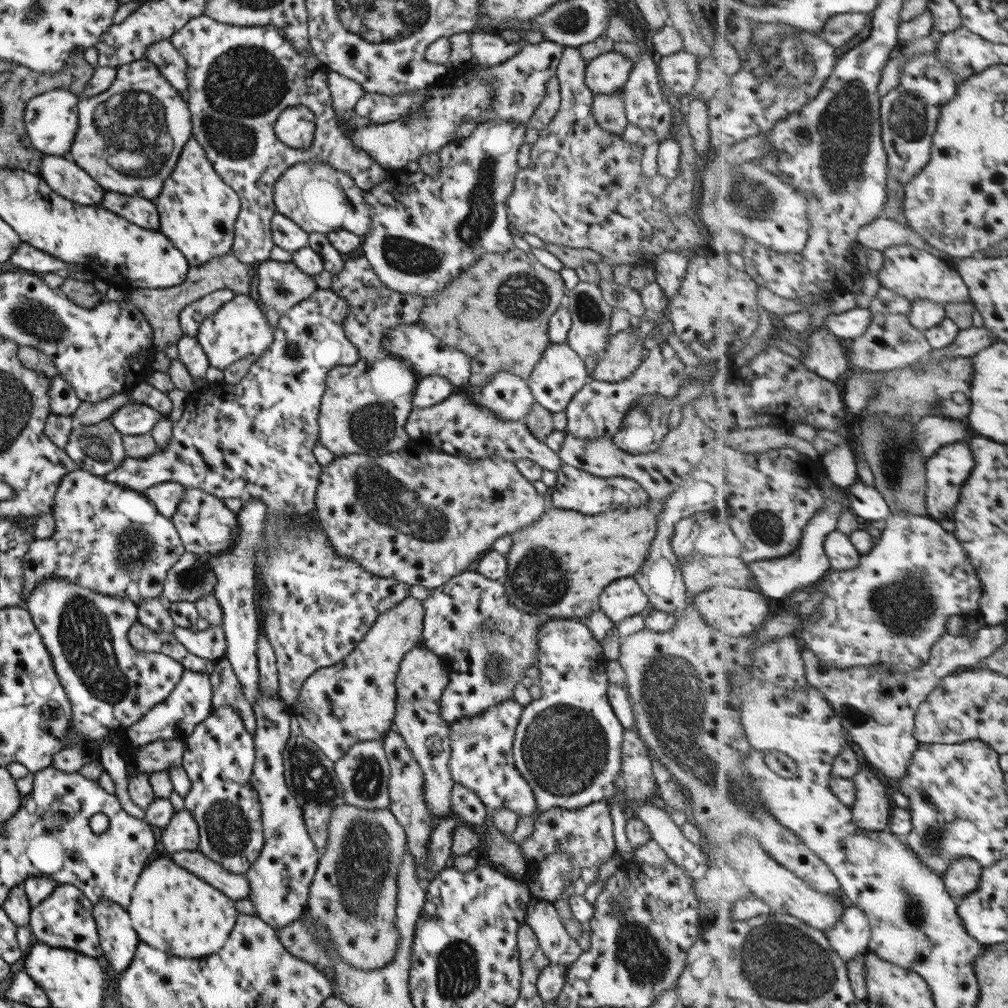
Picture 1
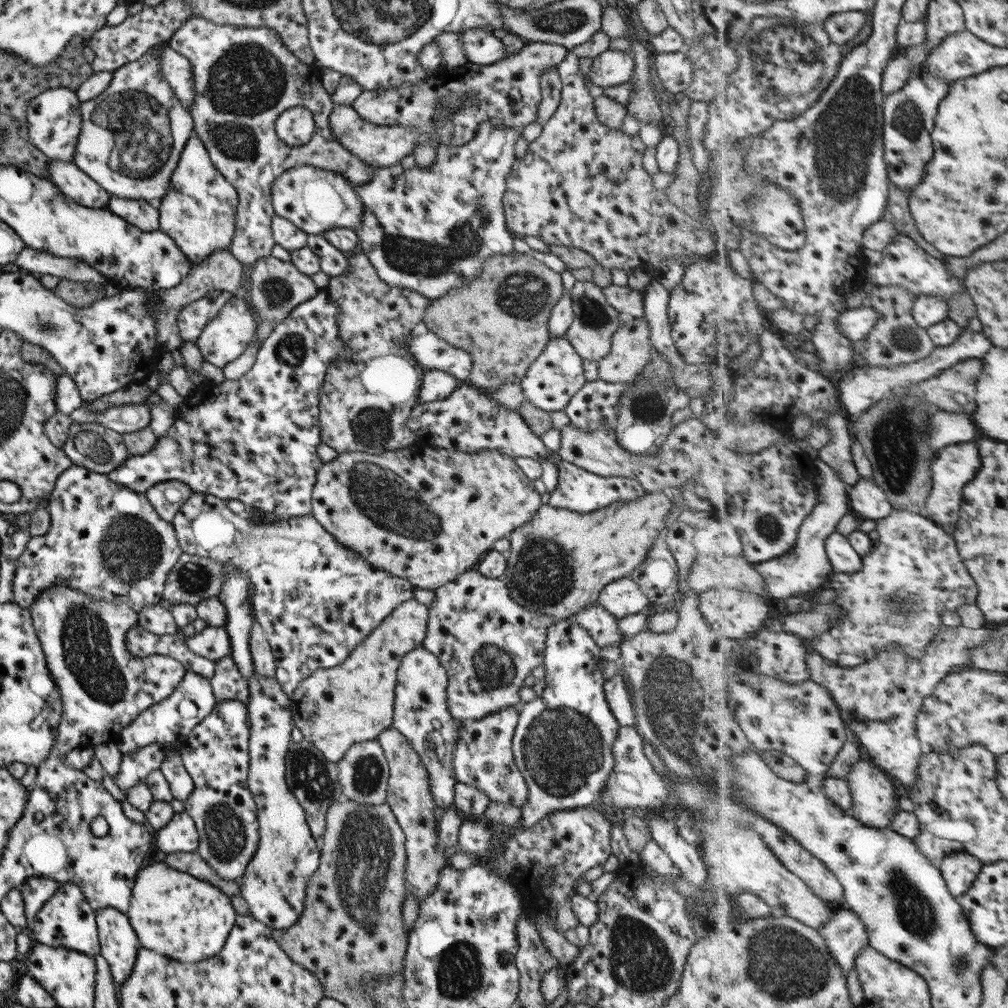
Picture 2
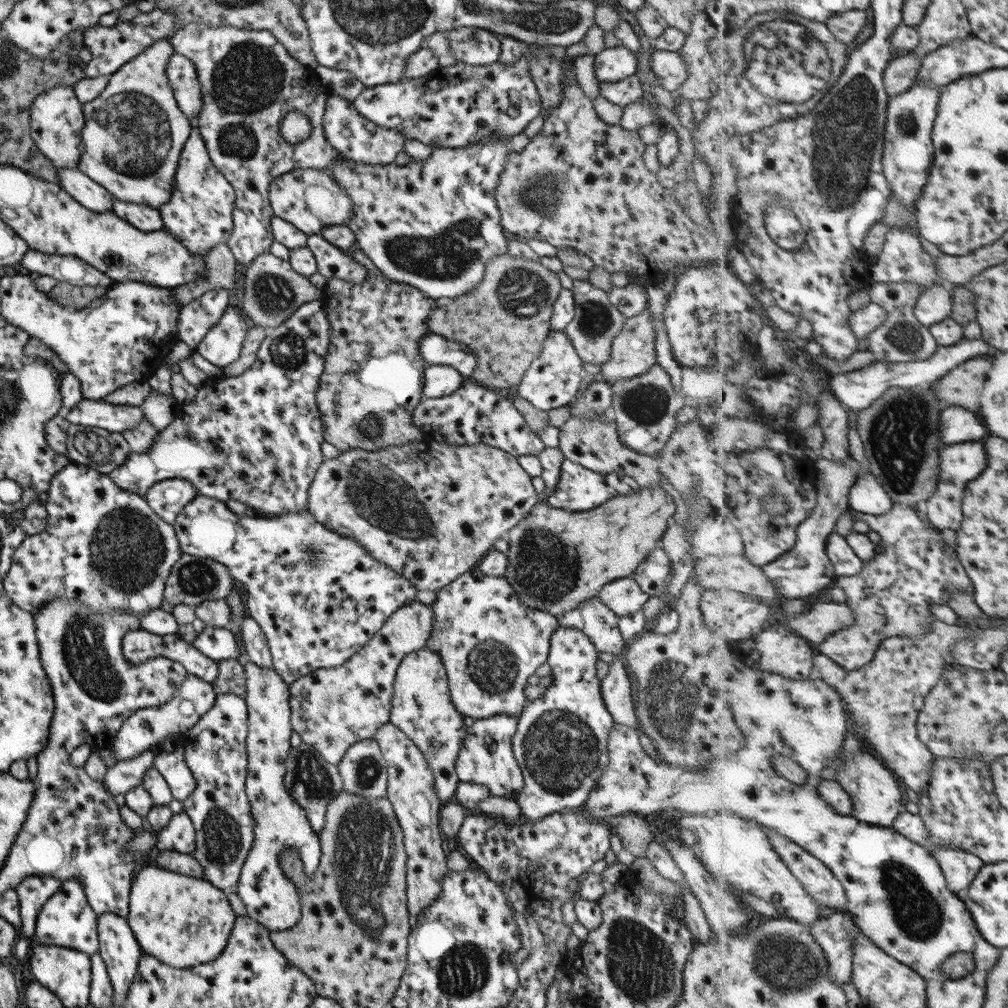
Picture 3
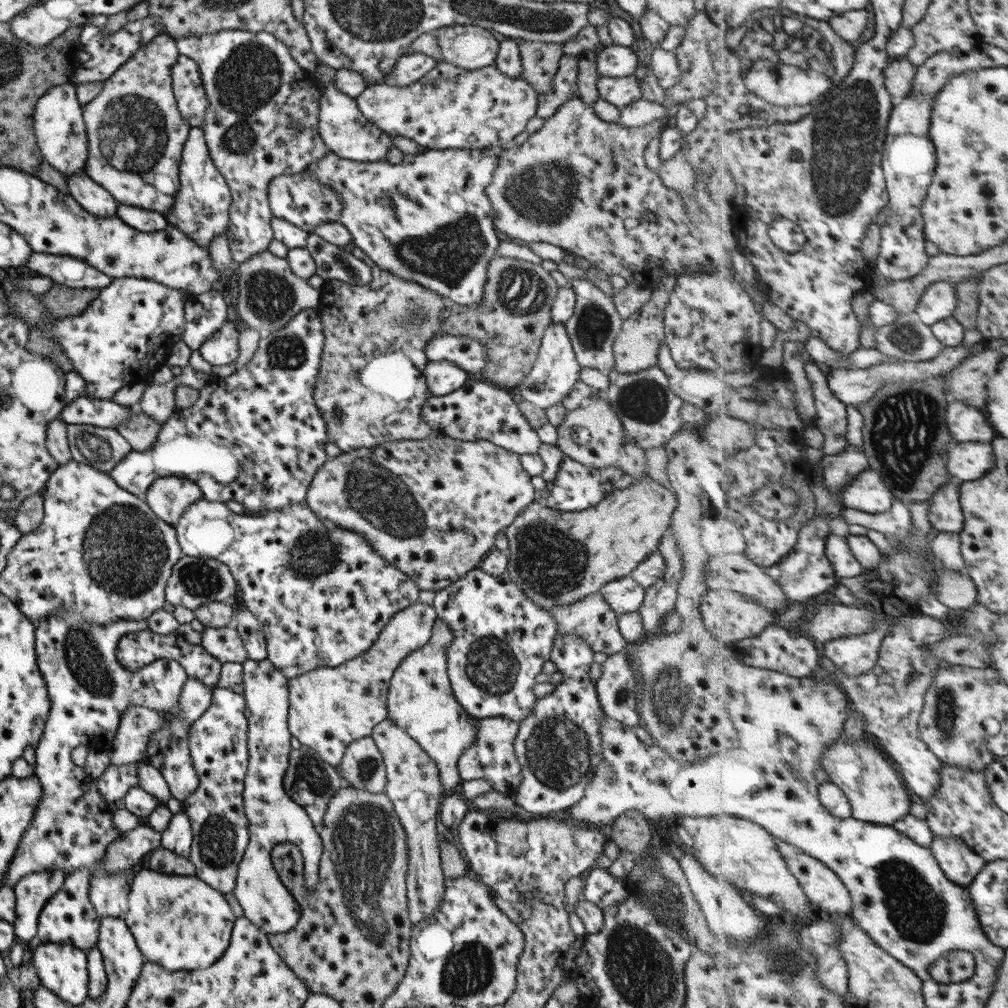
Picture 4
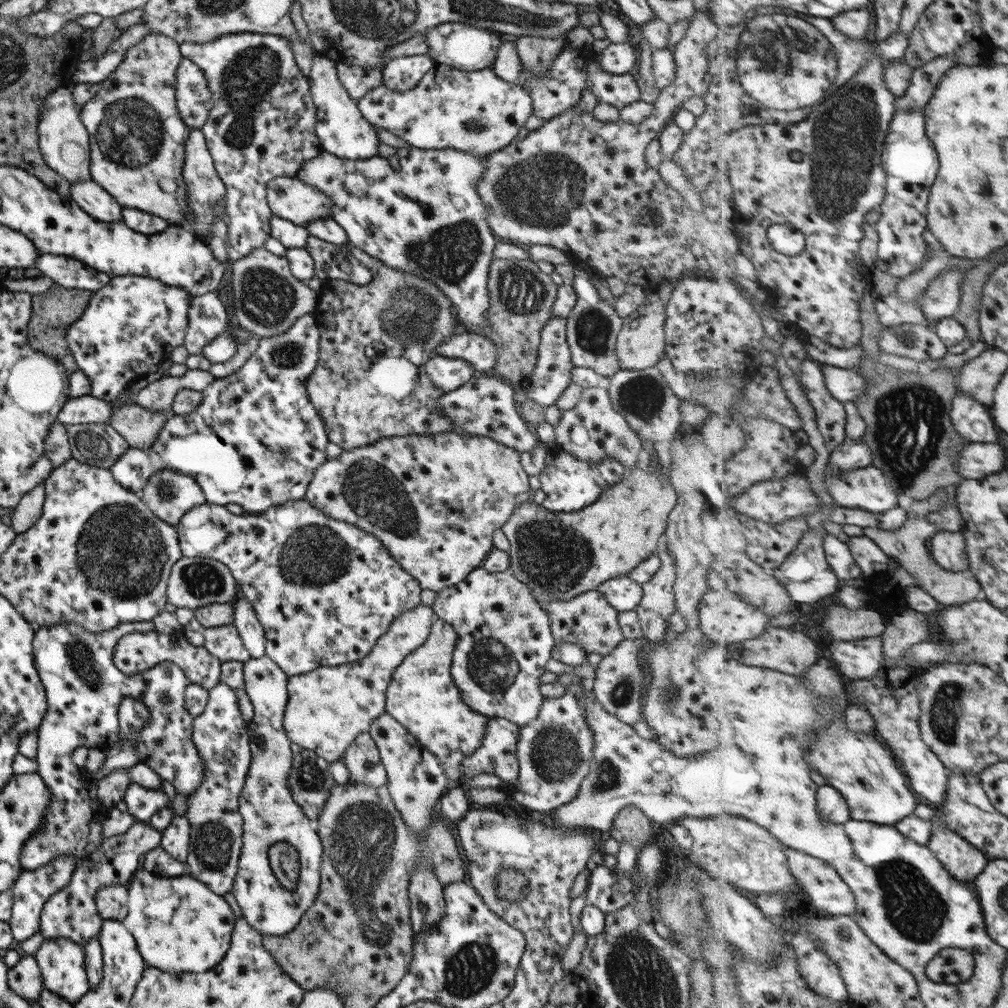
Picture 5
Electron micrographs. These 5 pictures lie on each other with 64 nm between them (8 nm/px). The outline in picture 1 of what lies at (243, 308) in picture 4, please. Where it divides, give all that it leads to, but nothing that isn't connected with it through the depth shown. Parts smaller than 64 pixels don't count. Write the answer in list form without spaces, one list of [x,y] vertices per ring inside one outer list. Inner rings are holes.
[[[271,259],[252,266],[254,288],[252,296],[261,311],[273,308],[279,316],[293,304],[309,297],[317,288],[312,275],[301,272],[291,261]]]

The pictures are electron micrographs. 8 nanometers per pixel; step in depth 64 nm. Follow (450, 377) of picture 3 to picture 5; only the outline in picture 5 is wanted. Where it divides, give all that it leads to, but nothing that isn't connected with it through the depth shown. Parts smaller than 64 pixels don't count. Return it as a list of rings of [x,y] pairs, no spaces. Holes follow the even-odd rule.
[[[432,356],[425,363],[425,372],[437,390],[451,391],[465,384],[473,377],[473,368],[461,358]]]

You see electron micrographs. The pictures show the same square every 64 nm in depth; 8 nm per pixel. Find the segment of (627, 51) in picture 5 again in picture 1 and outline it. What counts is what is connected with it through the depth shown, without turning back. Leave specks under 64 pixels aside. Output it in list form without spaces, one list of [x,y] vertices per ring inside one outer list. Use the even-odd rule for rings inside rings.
[[[610,51],[587,60],[584,84],[595,94],[615,94],[628,80],[632,68],[629,58]]]

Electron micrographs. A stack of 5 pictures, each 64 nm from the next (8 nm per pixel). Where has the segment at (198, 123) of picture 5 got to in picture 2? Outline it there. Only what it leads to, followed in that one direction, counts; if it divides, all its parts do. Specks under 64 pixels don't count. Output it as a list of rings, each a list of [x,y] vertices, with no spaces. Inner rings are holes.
[[[166,44],[159,54],[161,55],[156,62],[162,78],[171,87],[177,99],[183,103],[183,107],[187,110],[191,109],[194,82],[190,63],[187,58],[168,48]]]

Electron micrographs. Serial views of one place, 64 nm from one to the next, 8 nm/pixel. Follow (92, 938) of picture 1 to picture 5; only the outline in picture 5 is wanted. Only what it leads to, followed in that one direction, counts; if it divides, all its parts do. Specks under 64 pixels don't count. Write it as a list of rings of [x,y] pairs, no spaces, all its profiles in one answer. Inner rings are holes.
[[[135,822],[123,832],[123,834],[110,836],[105,838],[101,842],[99,848],[95,848],[94,852],[89,852],[85,855],[80,862],[75,865],[67,885],[61,888],[61,890],[53,893],[45,901],[43,908],[41,909],[41,914],[39,915],[39,934],[44,938],[44,940],[53,940],[53,938],[67,938],[79,946],[85,946],[85,943],[89,942],[93,936],[97,936],[99,929],[101,928],[101,923],[103,919],[97,914],[97,906],[95,906],[95,891],[101,887],[101,885],[115,885],[119,883],[121,885],[127,885],[127,882],[133,876],[133,873],[139,868],[142,856],[153,850],[155,847],[159,847],[161,833],[154,828],[151,828],[145,822]]]

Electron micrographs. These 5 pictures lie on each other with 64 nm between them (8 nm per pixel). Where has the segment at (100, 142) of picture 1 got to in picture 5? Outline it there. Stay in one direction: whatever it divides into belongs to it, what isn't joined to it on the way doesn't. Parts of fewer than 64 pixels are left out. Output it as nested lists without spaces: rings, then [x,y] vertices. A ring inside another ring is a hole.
[[[148,35],[145,39],[141,40],[135,47],[132,47],[129,51],[123,54],[121,58],[122,62],[119,67],[110,72],[109,76],[103,80],[97,92],[93,94],[93,98],[79,106],[79,119],[81,119],[82,125],[88,132],[88,152],[89,152],[89,174],[91,174],[91,180],[105,189],[105,192],[109,193],[109,196],[113,197],[113,200],[121,206],[121,208],[136,208],[143,212],[153,213],[155,216],[161,217],[167,221],[169,225],[182,226],[187,224],[185,222],[185,211],[189,211],[187,205],[187,198],[185,198],[185,184],[183,184],[181,178],[181,167],[183,167],[183,150],[185,142],[187,141],[190,128],[183,123],[181,117],[178,115],[176,109],[176,102],[174,99],[174,81],[175,70],[178,63],[182,59],[181,53],[178,50],[178,43],[167,36],[162,35]]]

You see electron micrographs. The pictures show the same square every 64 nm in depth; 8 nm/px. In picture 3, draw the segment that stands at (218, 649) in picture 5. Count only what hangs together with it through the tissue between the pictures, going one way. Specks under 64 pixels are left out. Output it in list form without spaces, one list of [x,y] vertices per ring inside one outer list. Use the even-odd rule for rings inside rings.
[[[204,627],[190,644],[211,660],[237,659],[244,654],[228,627]]]

